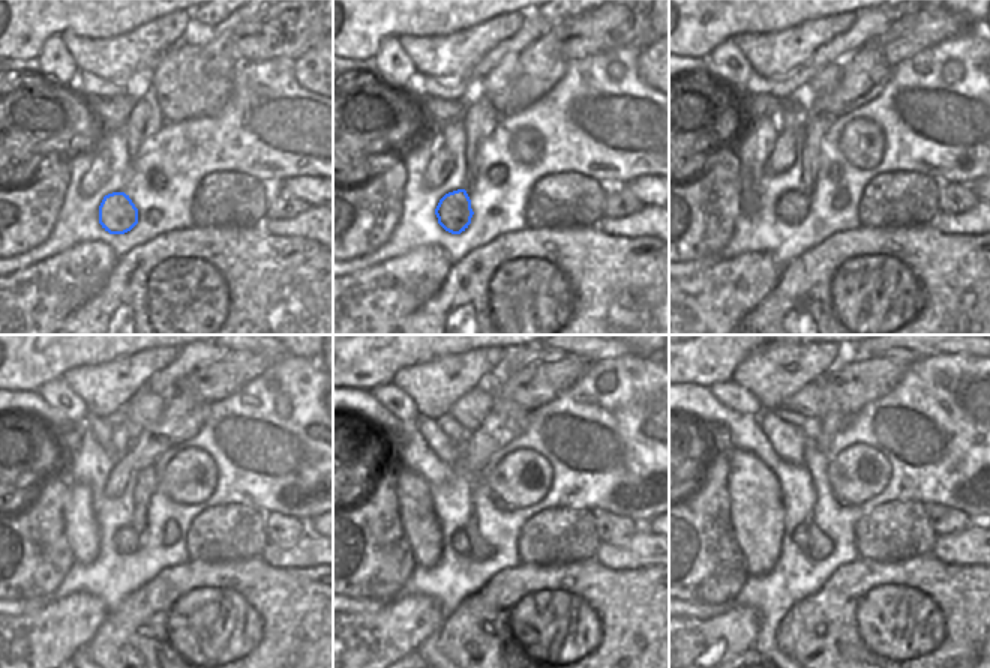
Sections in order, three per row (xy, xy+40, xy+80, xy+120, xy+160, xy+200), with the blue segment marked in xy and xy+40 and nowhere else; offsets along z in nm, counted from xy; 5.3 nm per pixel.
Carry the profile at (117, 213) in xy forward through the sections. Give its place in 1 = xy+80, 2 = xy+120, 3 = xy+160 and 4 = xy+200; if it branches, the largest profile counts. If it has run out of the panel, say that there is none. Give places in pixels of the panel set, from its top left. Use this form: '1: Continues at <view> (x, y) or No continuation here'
1: Continues at xy+80 (792, 207)
2: Continues at xy+120 (125, 539)
3: Continues at xy+160 (461, 542)
4: Continues at xy+200 (801, 536)

